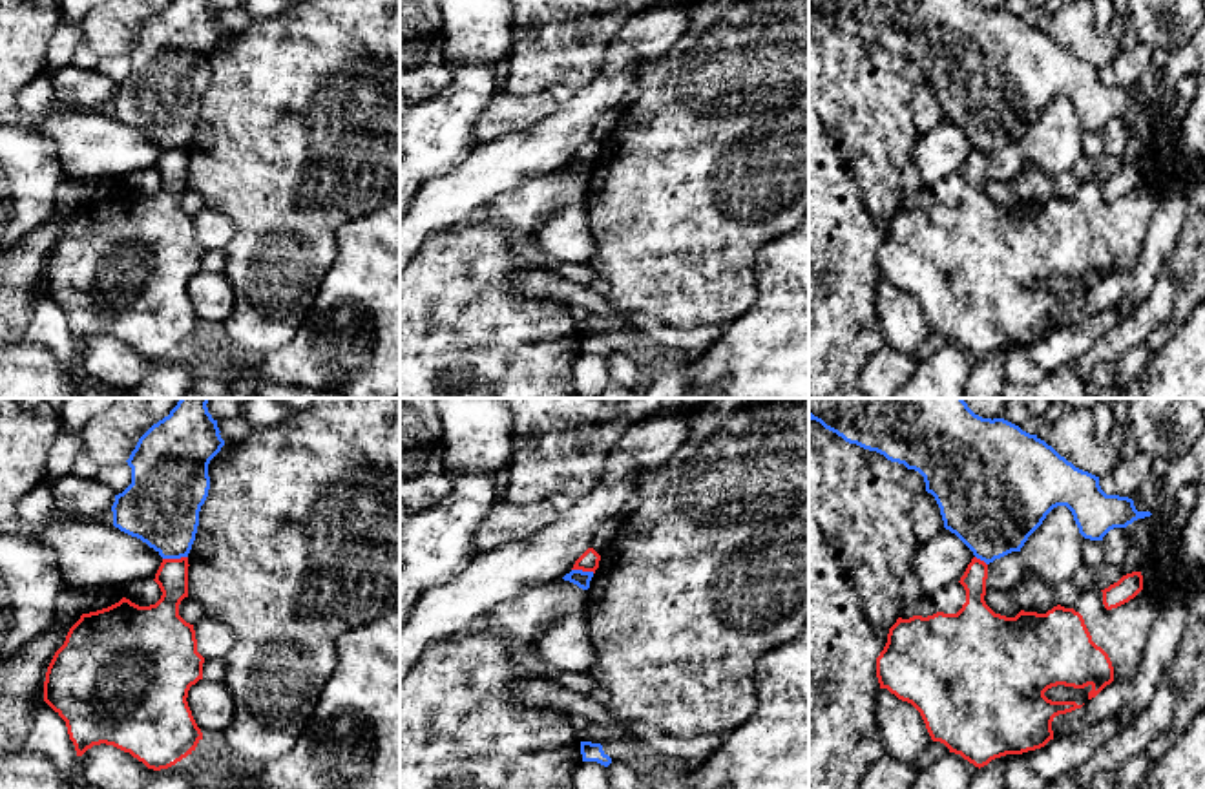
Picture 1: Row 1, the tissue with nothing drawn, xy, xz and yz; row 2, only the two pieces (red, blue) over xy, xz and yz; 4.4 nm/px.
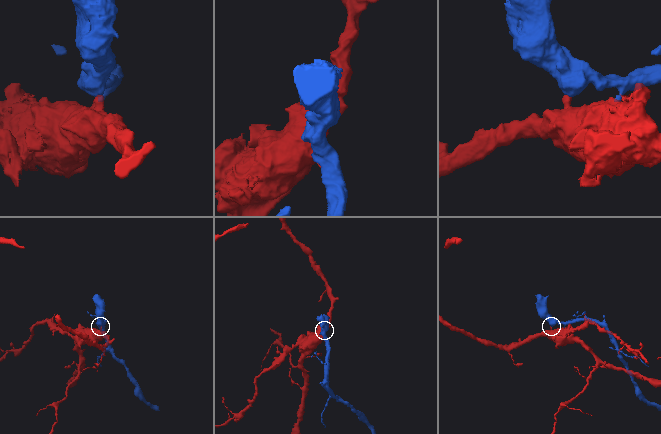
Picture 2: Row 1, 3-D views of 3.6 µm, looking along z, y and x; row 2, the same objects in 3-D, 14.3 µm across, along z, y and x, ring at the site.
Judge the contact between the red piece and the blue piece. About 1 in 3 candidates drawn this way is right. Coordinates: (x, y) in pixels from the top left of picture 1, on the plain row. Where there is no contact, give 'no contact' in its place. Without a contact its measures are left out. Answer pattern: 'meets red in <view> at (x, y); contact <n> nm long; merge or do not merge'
meets red in xy at (174, 150); contact 110 nm long; do not merge

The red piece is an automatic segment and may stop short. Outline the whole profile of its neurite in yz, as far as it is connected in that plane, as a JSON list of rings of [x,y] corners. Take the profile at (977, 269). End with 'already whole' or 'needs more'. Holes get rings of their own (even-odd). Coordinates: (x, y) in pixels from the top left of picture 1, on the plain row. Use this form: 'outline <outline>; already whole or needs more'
outline [[[973,148],[959,172],[966,181],[962,199],[957,205],[898,208],[876,248],[880,279],[911,294],[933,332],[944,334],[949,343],[979,360],[995,349],[1044,338],[1053,331],[1053,309],[1083,298],[1075,292],[1048,290],[1048,279],[1090,276],[1092,290],[1114,272],[1112,252],[1092,232],[1079,203],[1057,195],[1046,205],[995,205],[984,192],[986,170],[988,155]]]; already whole

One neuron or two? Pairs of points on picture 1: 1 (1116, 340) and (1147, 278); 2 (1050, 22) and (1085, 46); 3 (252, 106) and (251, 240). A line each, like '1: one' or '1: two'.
1: two
2: one
3: one

